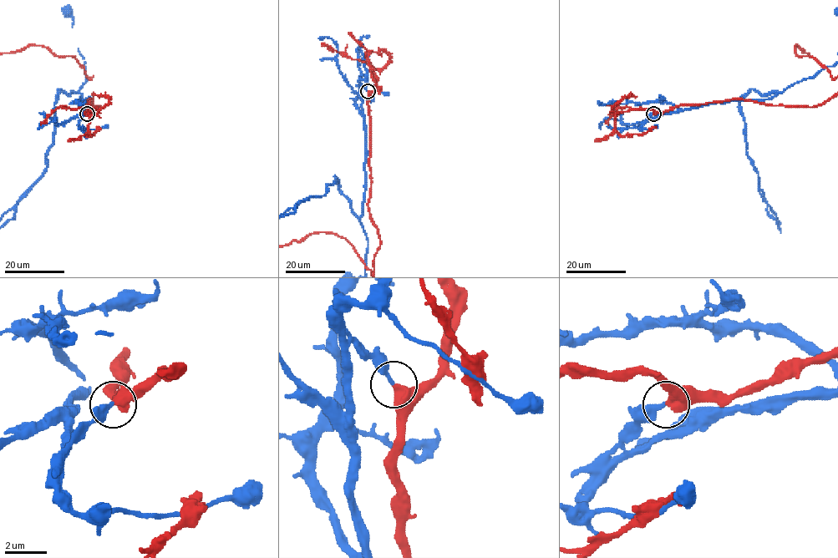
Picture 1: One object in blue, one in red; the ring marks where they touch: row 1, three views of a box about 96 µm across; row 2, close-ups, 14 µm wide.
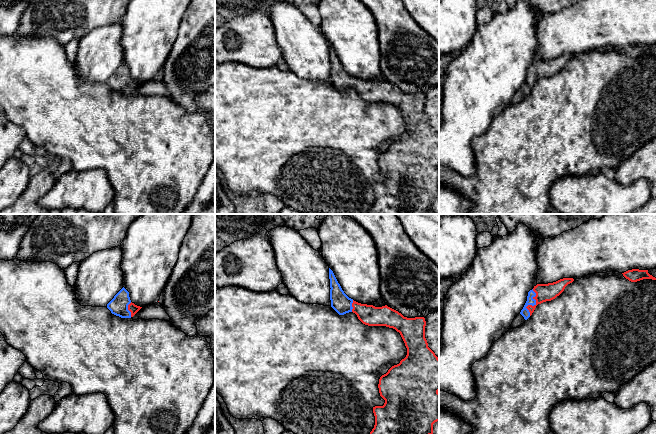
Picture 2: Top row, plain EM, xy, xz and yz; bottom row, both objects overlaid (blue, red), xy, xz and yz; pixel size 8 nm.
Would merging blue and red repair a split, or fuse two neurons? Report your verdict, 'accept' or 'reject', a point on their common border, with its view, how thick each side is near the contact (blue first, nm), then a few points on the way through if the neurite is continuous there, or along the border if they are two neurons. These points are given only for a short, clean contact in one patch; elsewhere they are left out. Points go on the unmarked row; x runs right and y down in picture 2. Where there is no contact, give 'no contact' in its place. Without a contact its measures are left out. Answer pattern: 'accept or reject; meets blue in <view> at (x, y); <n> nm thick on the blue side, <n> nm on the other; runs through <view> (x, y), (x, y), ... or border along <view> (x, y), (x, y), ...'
reject; meets blue in yz at (533, 81); 70 nm thick on the blue side, 140 nm on the other

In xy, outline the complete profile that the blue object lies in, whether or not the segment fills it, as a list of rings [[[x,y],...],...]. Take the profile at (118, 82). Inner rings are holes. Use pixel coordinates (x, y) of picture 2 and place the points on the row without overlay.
[[[123,63],[107,80],[107,84],[116,92],[131,94],[131,88],[128,86],[128,81],[130,79],[129,68]]]

